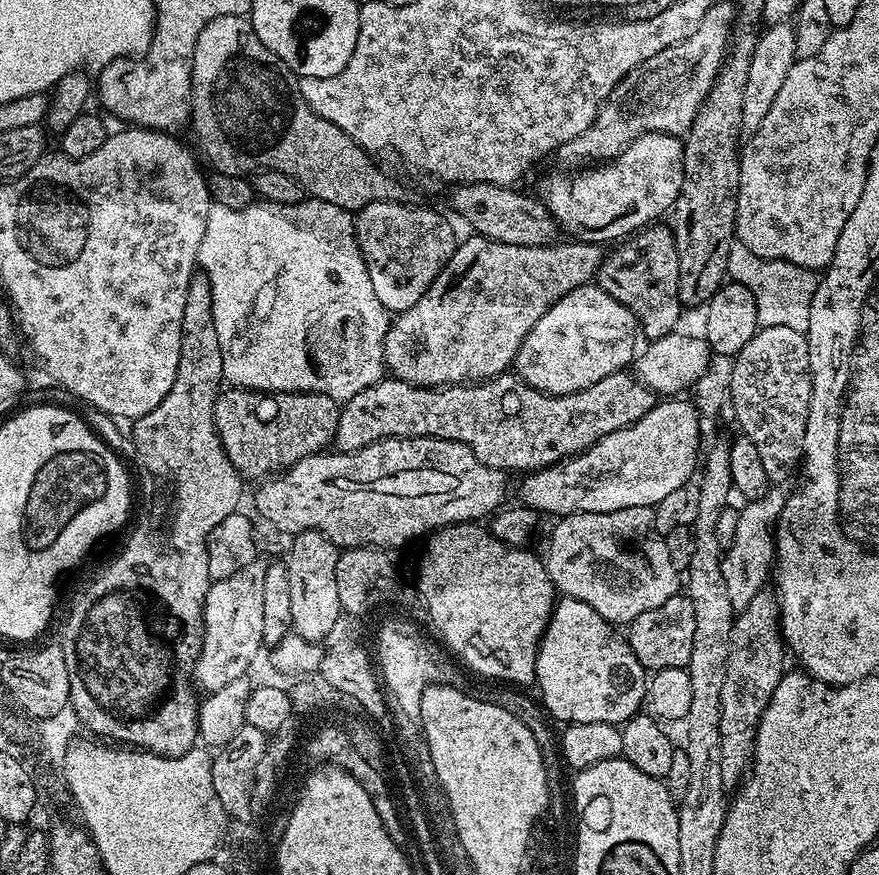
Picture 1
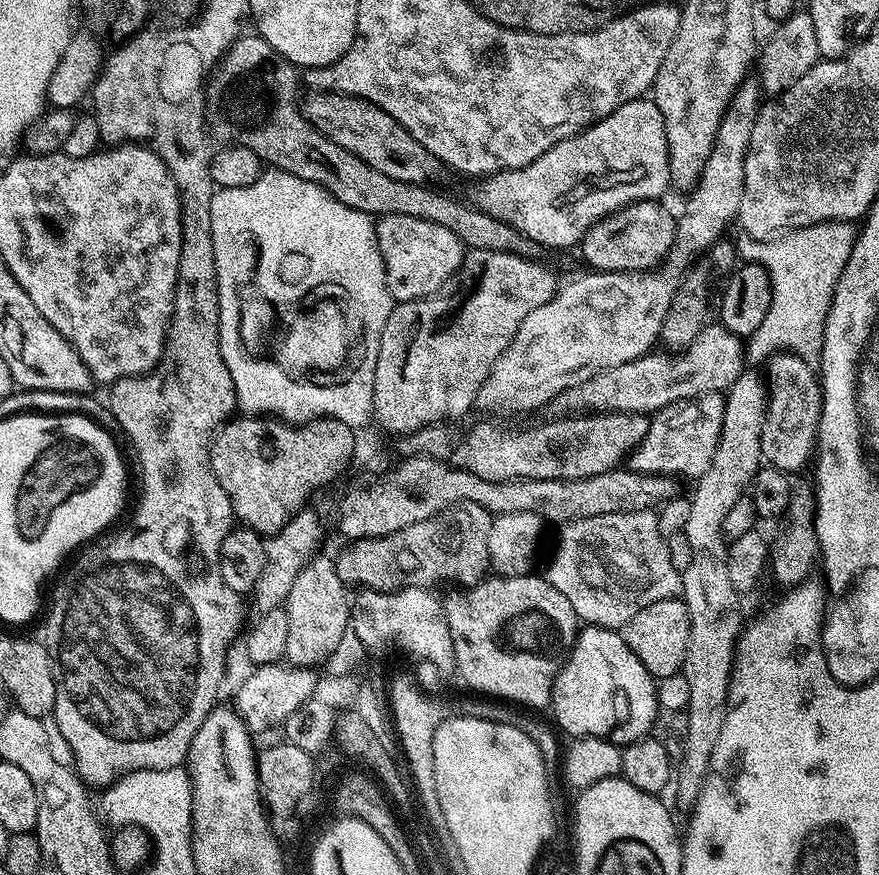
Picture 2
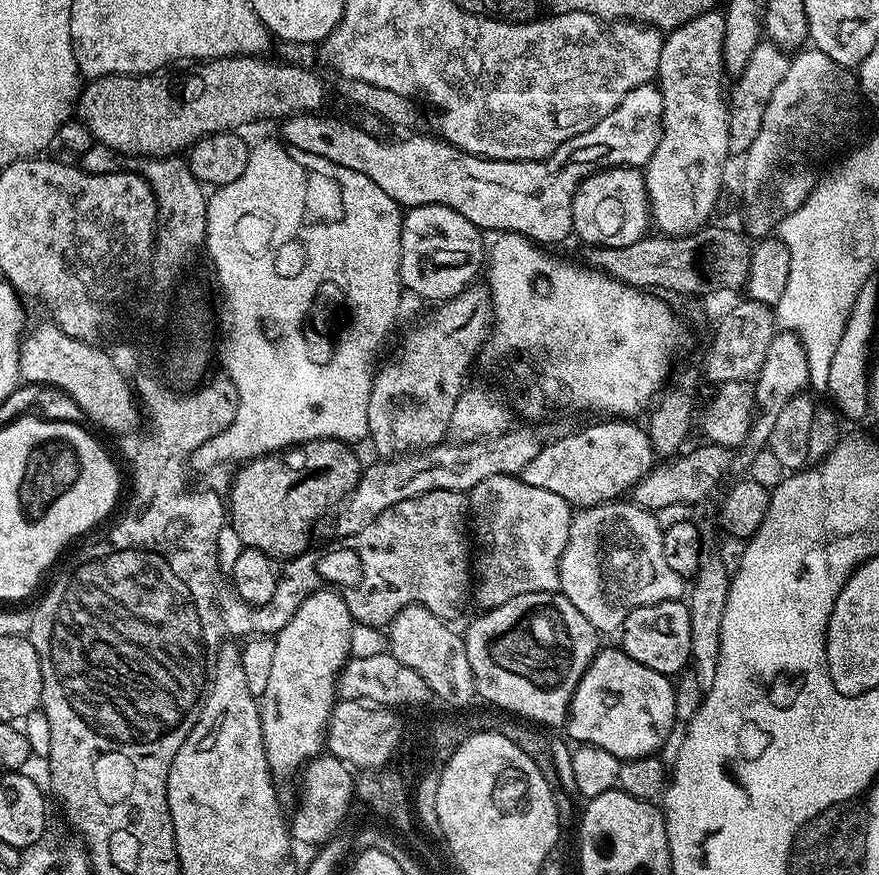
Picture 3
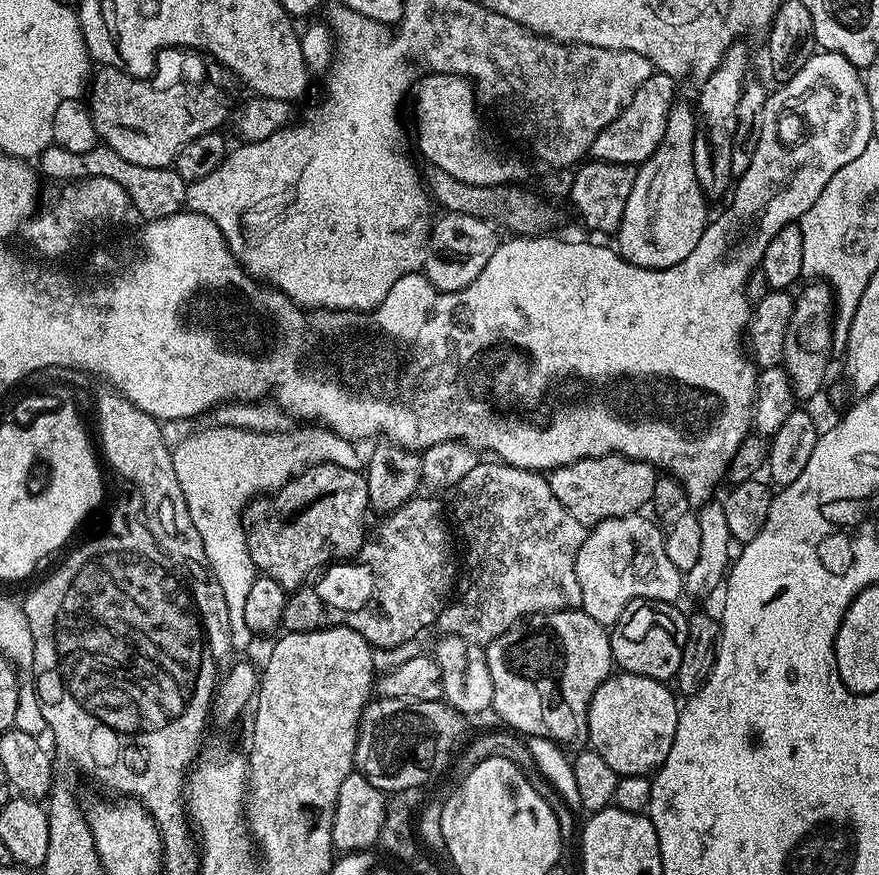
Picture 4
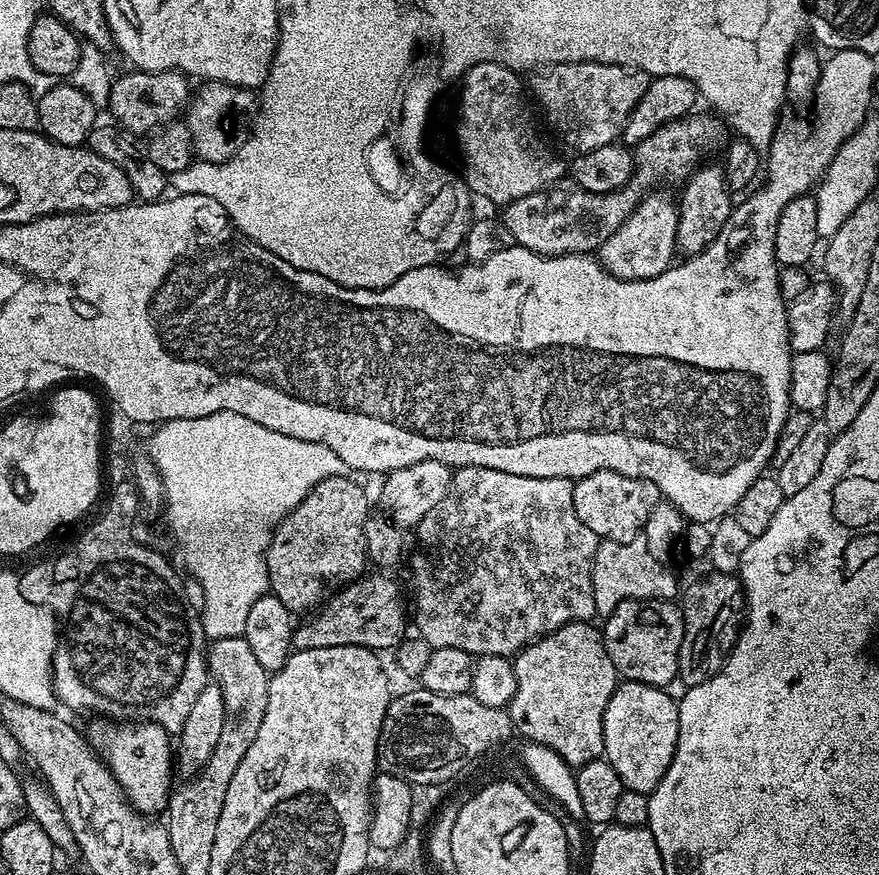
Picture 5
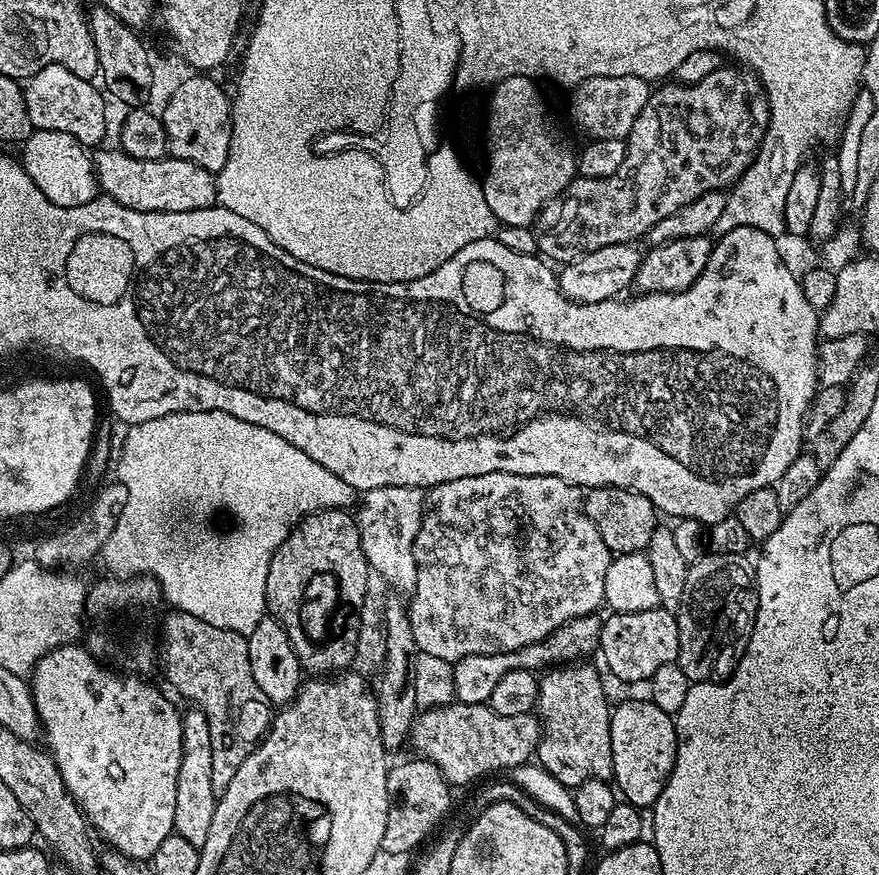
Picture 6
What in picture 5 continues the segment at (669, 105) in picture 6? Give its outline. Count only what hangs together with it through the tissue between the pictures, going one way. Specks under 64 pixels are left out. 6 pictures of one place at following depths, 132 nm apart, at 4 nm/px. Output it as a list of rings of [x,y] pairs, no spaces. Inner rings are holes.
[[[693,111],[680,120],[674,120],[654,130],[650,138],[635,145],[632,176],[628,185],[616,192],[591,192],[579,188],[575,182],[568,182],[565,188],[549,186],[503,205],[502,219],[506,230],[510,230],[513,241],[519,247],[540,256],[595,253],[624,225],[626,218],[630,218],[630,214],[649,192],[664,186],[660,184],[683,185],[684,181],[701,167],[702,161],[708,158],[703,156],[708,156],[716,147],[721,147],[721,121],[707,111],[700,111]]]

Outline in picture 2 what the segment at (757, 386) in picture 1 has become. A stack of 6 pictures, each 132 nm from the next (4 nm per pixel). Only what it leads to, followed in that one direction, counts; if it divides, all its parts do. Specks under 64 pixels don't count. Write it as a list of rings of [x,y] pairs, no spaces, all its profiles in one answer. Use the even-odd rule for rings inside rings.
[[[777,351],[766,361],[766,387],[768,389],[768,409],[762,426],[762,457],[771,467],[785,474],[796,474],[809,467],[816,450],[816,435],[820,429],[822,398],[820,379],[811,363],[788,351]]]

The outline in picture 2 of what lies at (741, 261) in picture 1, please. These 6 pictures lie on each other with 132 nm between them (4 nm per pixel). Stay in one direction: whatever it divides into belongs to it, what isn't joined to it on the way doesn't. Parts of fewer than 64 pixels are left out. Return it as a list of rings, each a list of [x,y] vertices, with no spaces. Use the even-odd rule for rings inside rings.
[[[831,220],[793,228],[766,240],[755,240],[741,231],[735,235],[737,257],[749,264],[761,264],[772,283],[770,310],[766,310],[762,326],[747,339],[745,363],[756,366],[777,351],[792,352],[811,364],[819,363],[826,314],[832,305],[838,278],[842,278],[842,270],[856,245],[857,225],[847,220]]]

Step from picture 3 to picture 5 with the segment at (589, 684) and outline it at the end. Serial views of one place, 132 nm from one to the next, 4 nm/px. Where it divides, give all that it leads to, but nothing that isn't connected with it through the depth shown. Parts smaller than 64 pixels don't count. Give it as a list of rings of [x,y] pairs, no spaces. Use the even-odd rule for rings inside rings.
[[[633,680],[617,683],[614,694],[606,706],[604,715],[604,754],[610,766],[614,766],[614,774],[624,783],[630,792],[651,793],[662,782],[666,770],[670,770],[670,762],[674,758],[674,750],[678,746],[678,714],[679,703],[667,696],[664,688],[655,688],[652,684],[639,684]]]

